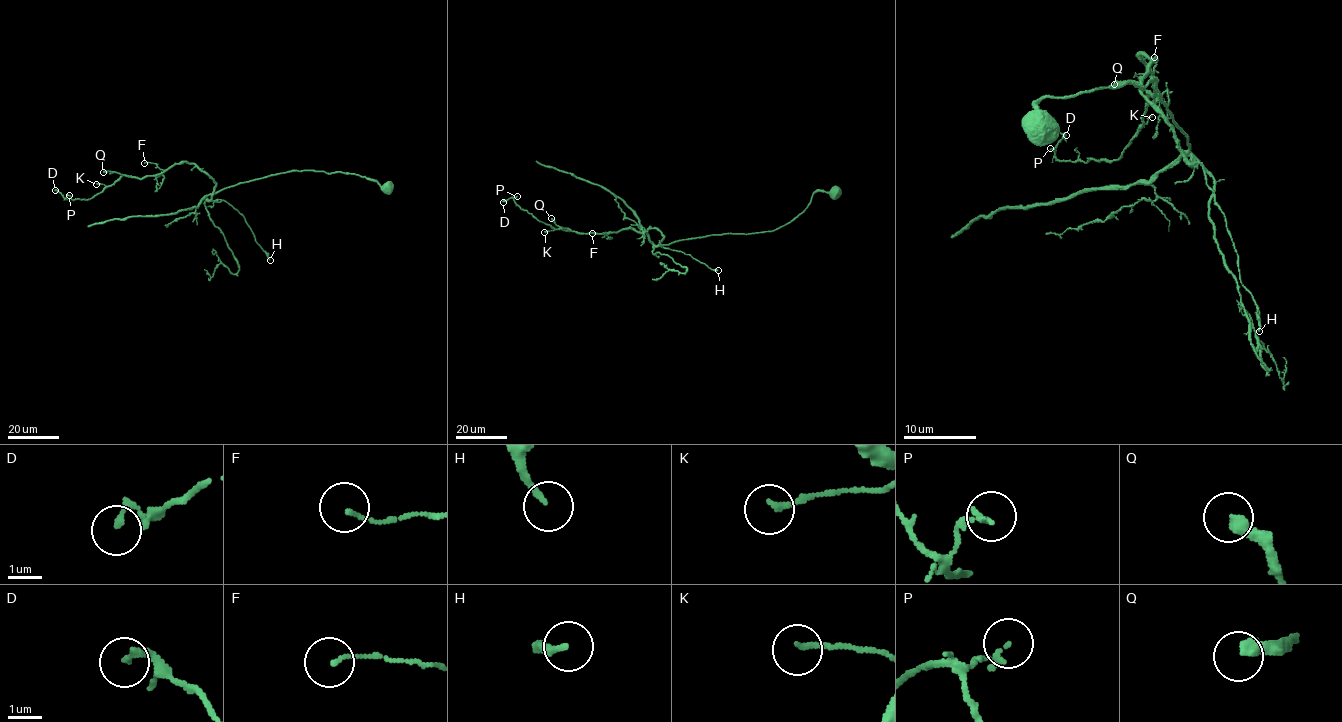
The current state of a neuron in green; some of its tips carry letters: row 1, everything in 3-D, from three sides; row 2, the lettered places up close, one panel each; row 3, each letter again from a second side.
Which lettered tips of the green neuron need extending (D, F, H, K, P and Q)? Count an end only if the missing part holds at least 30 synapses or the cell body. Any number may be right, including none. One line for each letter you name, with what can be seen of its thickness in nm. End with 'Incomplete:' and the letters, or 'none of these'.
Incomplete: none of these

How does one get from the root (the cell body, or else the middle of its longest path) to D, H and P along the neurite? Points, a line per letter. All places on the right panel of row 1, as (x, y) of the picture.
D: (1041, 133), (1045, 97), (1157, 79), (1190, 161), (1144, 54), (1155, 101), (1123, 153), (1059, 161), (1066, 135)
H: (1041, 133), (1036, 106), (1045, 97), (1157, 79), (1188, 135), (1190, 162), (1202, 164), (1224, 215), (1259, 331)
P: (1041, 133), (1045, 97), (1157, 79), (1190, 161), (1141, 92), (1144, 54), (1155, 101), (1121, 155), (1050, 148)

